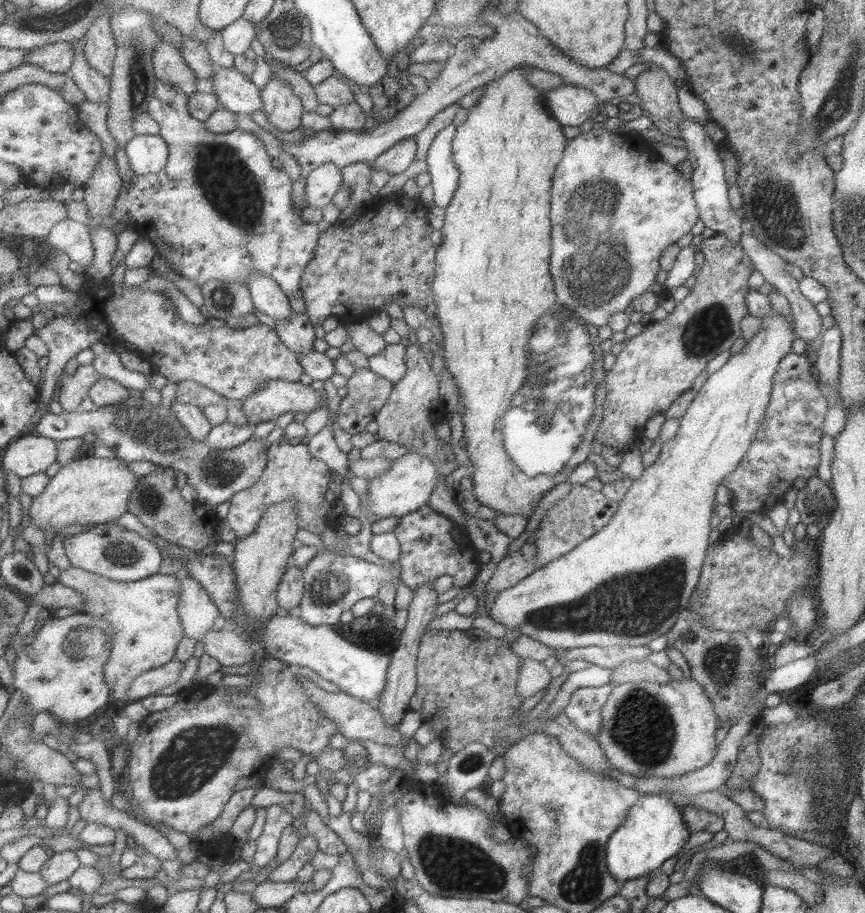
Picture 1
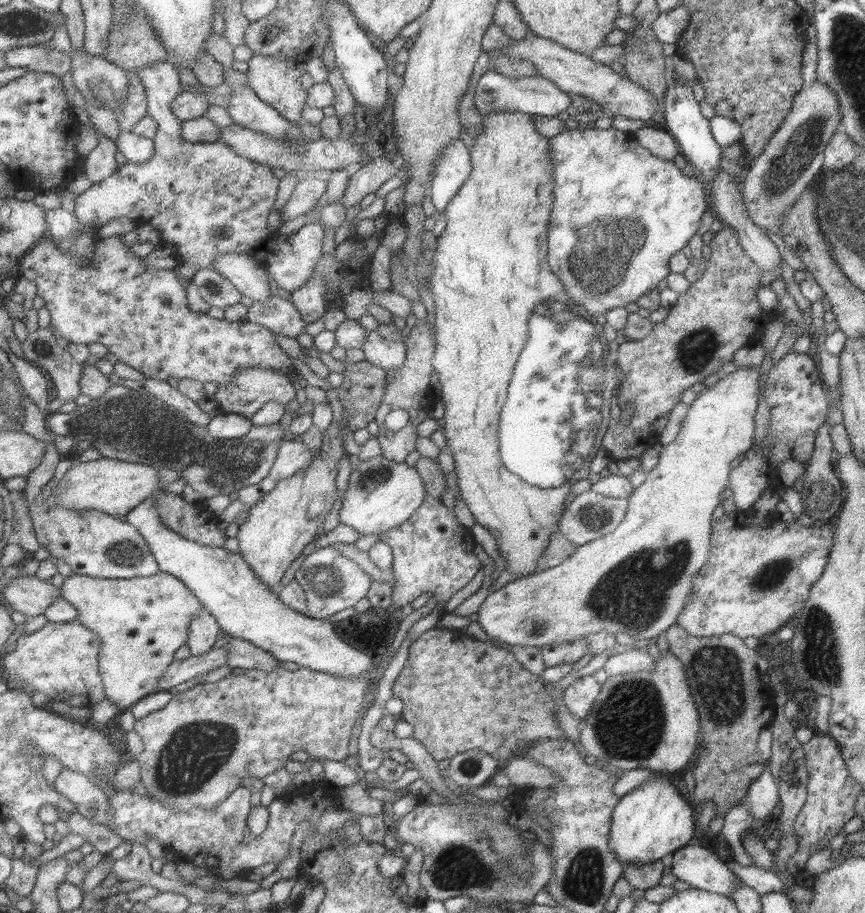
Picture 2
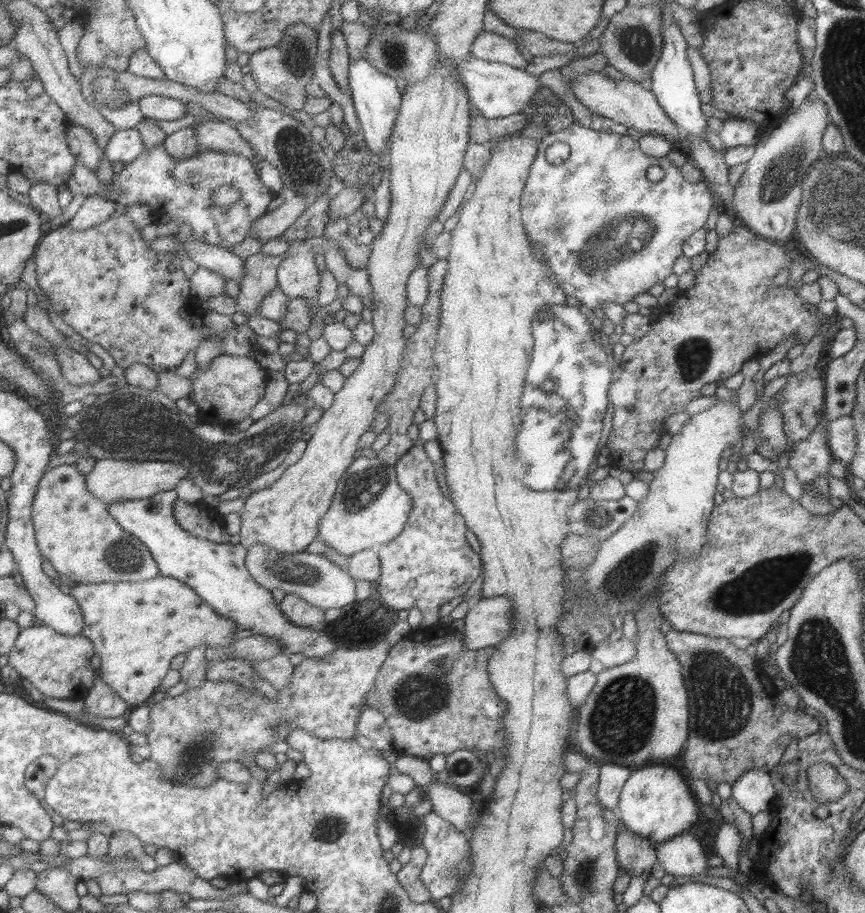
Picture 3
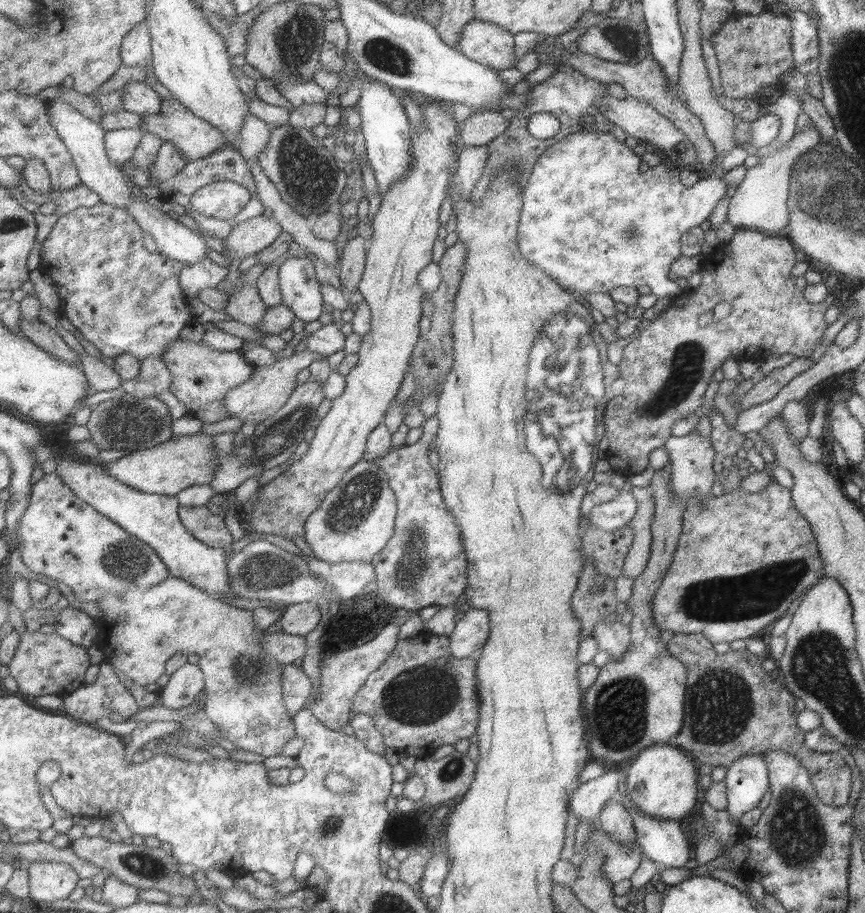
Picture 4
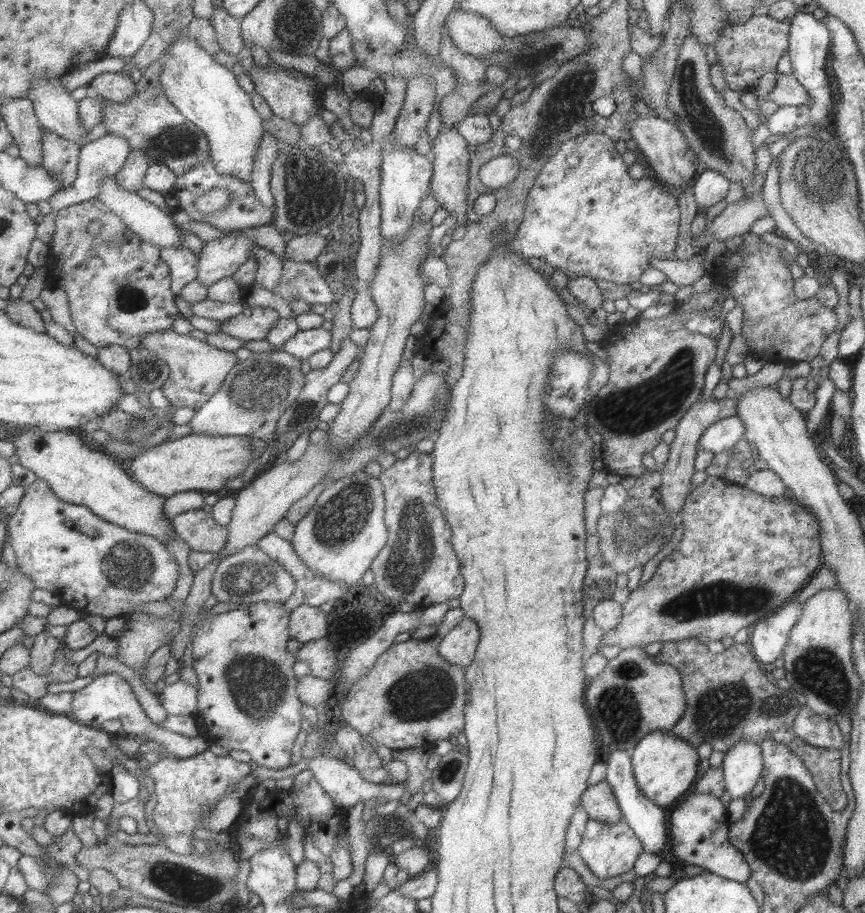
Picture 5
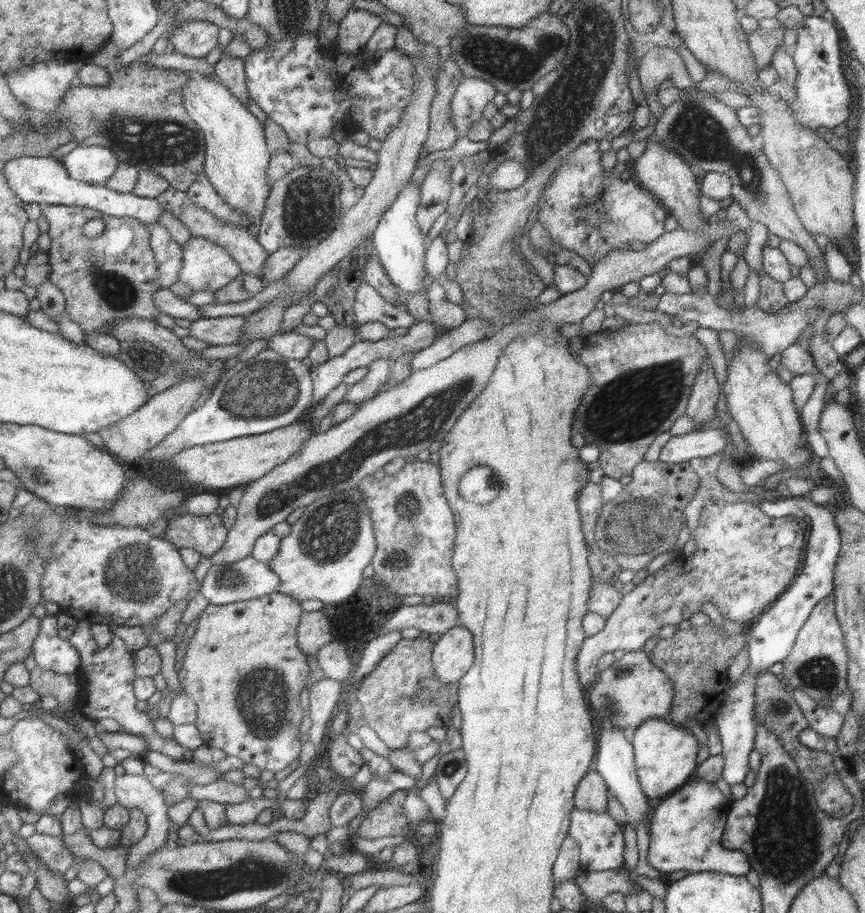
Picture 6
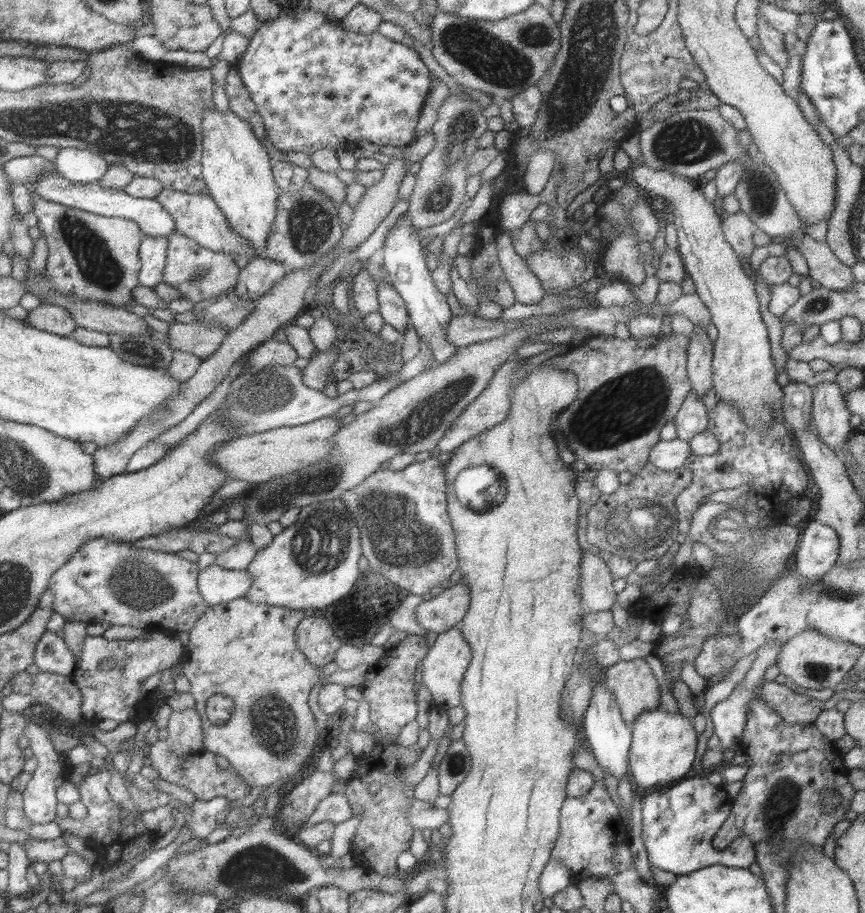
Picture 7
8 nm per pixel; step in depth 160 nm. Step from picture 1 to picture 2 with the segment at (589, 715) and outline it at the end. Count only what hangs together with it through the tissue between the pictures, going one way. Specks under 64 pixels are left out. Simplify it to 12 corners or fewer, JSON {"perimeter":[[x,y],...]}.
{"perimeter":[[593,675],[577,678],[562,693],[571,716],[589,714],[600,685]]}

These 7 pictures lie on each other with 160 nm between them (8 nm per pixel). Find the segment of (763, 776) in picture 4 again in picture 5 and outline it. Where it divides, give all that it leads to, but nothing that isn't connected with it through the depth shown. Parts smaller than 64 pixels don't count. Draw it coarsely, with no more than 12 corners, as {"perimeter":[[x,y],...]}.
{"perimeter":[[739,740],[722,757],[731,799],[744,798],[762,773],[761,748]]}

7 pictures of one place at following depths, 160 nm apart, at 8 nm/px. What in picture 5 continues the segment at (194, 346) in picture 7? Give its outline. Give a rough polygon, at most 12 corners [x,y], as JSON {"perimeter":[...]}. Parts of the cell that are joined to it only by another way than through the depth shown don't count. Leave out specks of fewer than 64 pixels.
{"perimeter":[[251,307],[219,331],[241,341],[264,340],[279,317]]}

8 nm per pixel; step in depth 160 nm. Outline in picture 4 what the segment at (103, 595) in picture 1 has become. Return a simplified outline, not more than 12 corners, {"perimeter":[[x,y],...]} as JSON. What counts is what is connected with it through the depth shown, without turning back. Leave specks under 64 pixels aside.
{"perimeter":[[185,579],[106,594],[106,666],[197,654],[203,713],[265,758],[295,737],[249,610]]}

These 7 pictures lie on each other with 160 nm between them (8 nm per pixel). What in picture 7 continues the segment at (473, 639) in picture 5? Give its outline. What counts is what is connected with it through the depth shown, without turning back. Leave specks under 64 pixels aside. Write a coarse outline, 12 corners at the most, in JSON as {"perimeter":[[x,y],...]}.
{"perimeter":[[458,626],[437,634],[419,667],[434,706],[461,705],[471,649]]}

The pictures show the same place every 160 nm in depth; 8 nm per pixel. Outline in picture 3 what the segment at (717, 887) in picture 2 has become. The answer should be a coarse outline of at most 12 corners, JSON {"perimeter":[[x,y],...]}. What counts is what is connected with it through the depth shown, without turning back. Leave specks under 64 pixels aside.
{"perimeter":[[687,829],[652,850],[673,877],[701,874],[707,851]]}

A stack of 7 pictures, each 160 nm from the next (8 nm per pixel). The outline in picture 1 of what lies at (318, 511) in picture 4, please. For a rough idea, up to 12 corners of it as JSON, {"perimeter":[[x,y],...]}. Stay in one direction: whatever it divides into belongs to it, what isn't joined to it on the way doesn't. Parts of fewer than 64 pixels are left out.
{"perimeter":[[405,453],[369,480],[360,505],[399,518],[428,504],[437,467]]}

